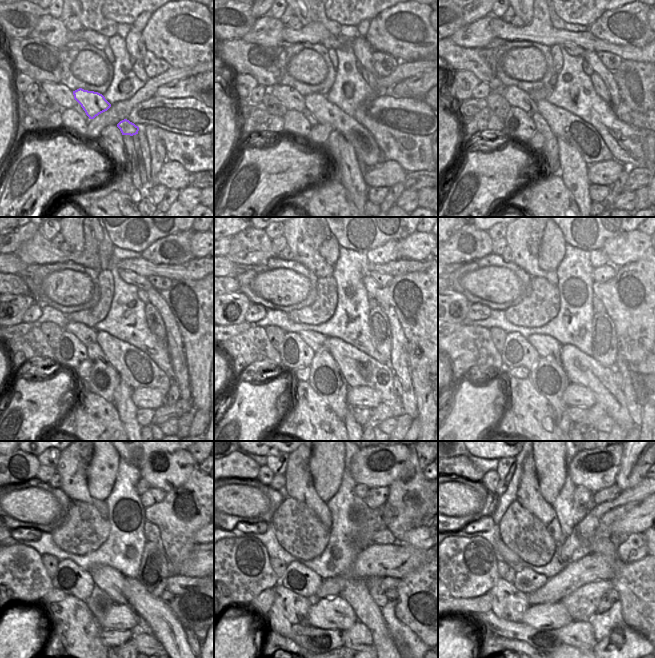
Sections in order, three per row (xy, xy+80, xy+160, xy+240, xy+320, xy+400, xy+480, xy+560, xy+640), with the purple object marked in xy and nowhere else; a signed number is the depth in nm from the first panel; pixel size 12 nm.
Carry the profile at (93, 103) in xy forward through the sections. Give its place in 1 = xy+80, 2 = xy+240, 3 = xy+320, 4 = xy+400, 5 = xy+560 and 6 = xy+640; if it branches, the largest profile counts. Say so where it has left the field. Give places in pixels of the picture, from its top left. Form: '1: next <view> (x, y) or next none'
1: next xy+80 (366, 148)
2: next xy+240 (135, 367)
3: next xy+320 (359, 369)
4: next xy+400 (582, 369)
5: next xy+560 (375, 623)
6: next xy+640 (581, 616)

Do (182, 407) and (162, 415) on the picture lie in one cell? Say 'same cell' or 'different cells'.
same cell

